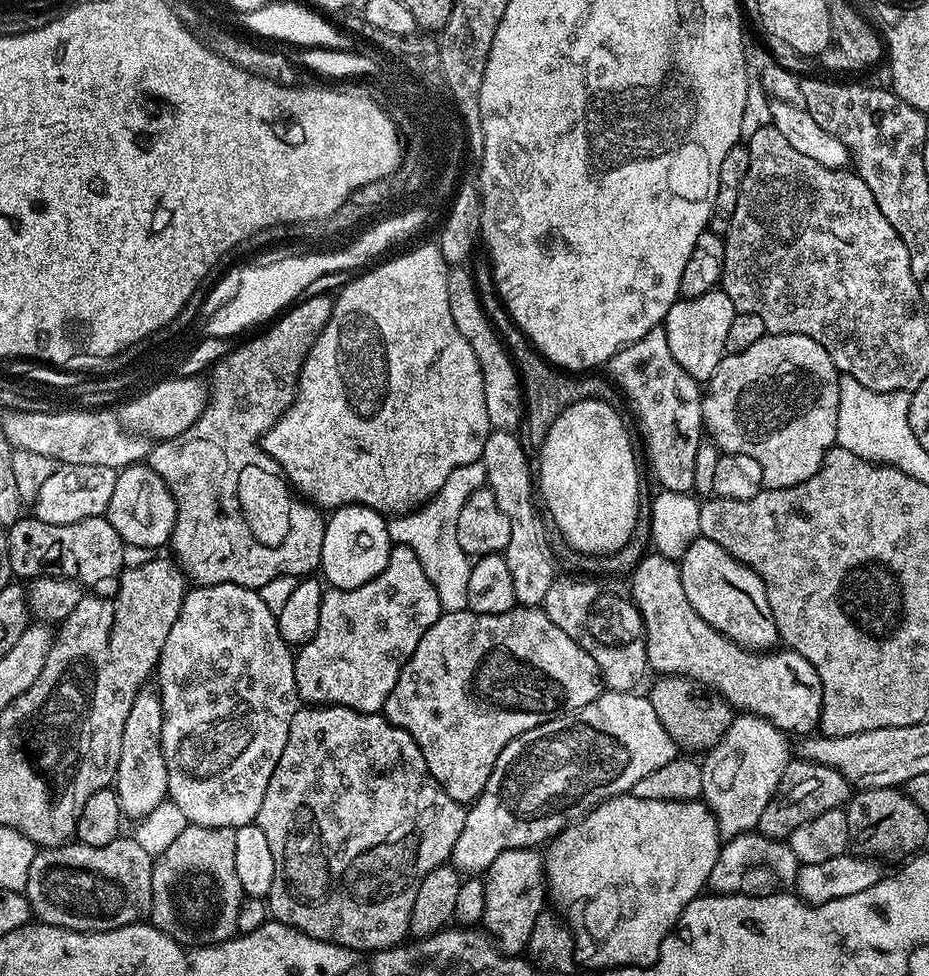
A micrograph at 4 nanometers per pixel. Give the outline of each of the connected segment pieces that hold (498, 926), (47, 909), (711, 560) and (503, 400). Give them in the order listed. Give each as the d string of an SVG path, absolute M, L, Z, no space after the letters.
M511 848L498 854L498 858L490 862L482 879L486 890L483 931L492 937L500 951L509 954L523 953L530 942L534 922L538 922L538 914L546 908L543 855L531 848Z
M135 838L106 842L106 846L86 846L79 842L60 844L56 848L40 848L30 862L30 878L26 878L24 895L39 923L62 926L79 932L105 932L122 926L139 924L152 915L152 865L154 857L138 846Z
M703 538L696 539L678 563L682 590L686 590L690 606L694 606L700 617L714 626L714 630L749 650L772 650L777 647L780 640L778 626L774 622L774 614L770 614L770 602L766 598L762 578L758 578L754 570L726 554L718 542Z
M456 266L451 269L447 280L447 294L449 295L450 314L454 322L470 342L470 350L474 350L474 358L478 358L482 370L482 386L486 390L486 414L490 418L493 429L497 432L516 432L521 427L524 418L524 398L520 373L508 350L504 346L495 328L490 326L490 321L484 306L477 294L475 282L472 280L471 271L464 266Z

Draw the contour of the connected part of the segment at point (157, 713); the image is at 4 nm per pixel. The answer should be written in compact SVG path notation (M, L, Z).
M145 686L134 698L130 715L126 718L126 730L122 732L122 758L118 758L118 770L114 791L120 800L120 811L125 817L143 818L154 810L168 794L166 758L162 754L162 708L159 691Z

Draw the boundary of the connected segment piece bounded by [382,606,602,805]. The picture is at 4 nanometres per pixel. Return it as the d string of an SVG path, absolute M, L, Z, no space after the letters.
M517 606L502 614L478 614L465 610L443 613L438 618L438 622L434 622L434 626L430 626L430 630L426 630L426 634L422 634L414 654L410 654L410 658L402 666L402 670L398 674L398 682L394 682L394 690L390 690L382 712L388 717L391 724L406 730L406 734L410 734L410 738L414 738L414 742L418 742L418 750L422 750L422 758L426 758L426 766L430 766L430 774L434 774L434 778L440 783L442 790L446 790L446 794L450 794L450 798L454 798L459 804L467 805L482 794L482 790L494 770L494 762L498 762L498 754L502 754L502 750L510 741L518 738L526 730L534 730L534 726L542 726L546 722L550 722L555 716L563 716L565 712L573 712L594 702L594 698L598 698L601 691L600 671L594 658L590 658L590 654L586 654L586 650L582 650L582 646L578 646L578 642L574 642L574 638L570 638L570 634L566 634L566 630L554 626L554 622L550 622L543 607Z

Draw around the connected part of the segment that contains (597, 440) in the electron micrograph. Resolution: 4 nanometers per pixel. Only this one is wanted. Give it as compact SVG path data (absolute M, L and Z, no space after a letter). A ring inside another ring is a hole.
M583 400L582 402L574 402L574 406L566 406L566 410L562 410L562 414L558 414L558 418L554 418L554 422L550 426L550 430L546 434L546 442L541 446L539 453L538 453L538 459L540 459L540 472L538 468L538 496L539 499L542 501L544 499L544 504L546 507L548 507L547 515L550 517L552 515L552 520L554 523L556 523L556 528L558 531L561 532L562 535L564 535L564 540L566 543L569 544L570 547L573 548L576 552L585 552L588 556L608 556L611 554L611 552L620 552L623 550L624 547L627 546L628 543L632 540L632 535L636 532L636 523L640 520L640 468L638 465L636 465L636 452L634 449L632 449L632 440L630 437L628 437L628 428L626 425L624 425L624 420L622 417L620 417L621 413L617 411L617 409L614 409L610 407L606 402L602 402L601 400Z

